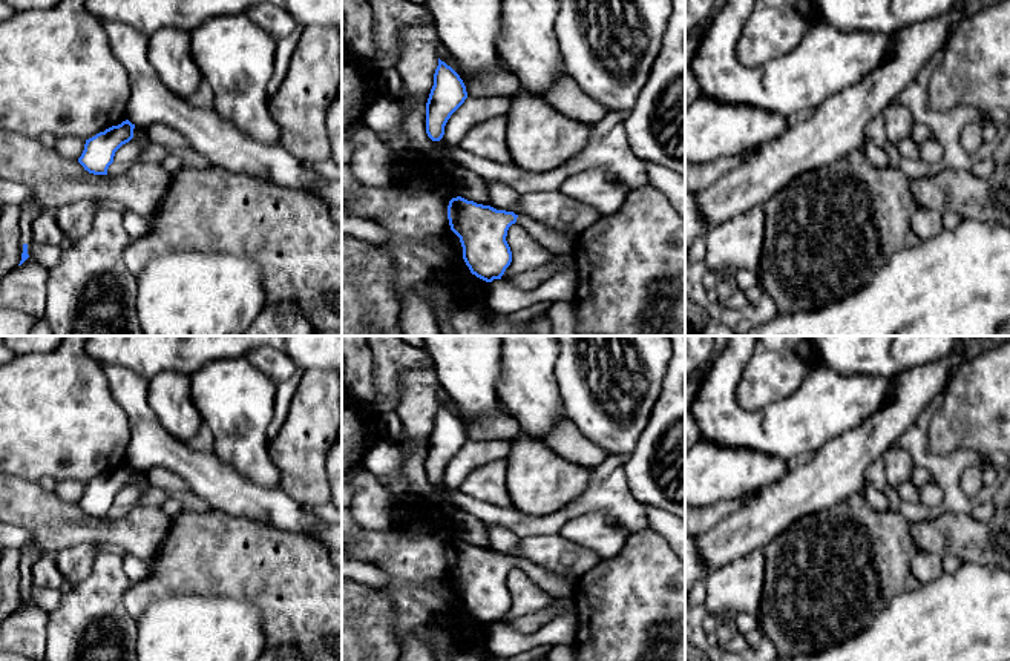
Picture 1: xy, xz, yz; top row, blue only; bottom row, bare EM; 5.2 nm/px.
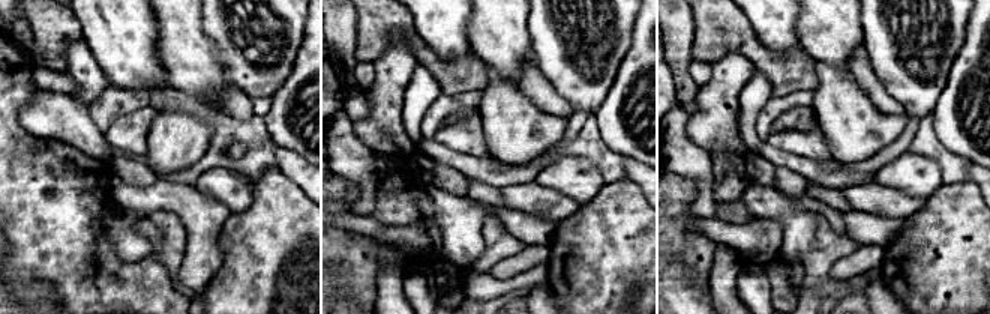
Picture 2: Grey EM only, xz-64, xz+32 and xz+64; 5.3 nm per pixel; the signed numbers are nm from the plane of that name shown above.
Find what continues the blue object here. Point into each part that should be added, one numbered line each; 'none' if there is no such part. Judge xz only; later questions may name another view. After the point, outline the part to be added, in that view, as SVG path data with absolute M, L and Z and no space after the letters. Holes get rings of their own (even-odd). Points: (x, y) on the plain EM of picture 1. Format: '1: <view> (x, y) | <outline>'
1: xz (557, 586) | M520 558L516 567L524 571L552 598L573 598L579 578L558 575L529 560Z

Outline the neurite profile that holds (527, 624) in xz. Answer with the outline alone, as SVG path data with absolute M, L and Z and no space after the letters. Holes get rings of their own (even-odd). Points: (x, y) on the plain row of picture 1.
M555 600L544 610L510 620L504 626L520 635L532 635L539 630L556 612L562 612L570 607L575 607L572 600Z

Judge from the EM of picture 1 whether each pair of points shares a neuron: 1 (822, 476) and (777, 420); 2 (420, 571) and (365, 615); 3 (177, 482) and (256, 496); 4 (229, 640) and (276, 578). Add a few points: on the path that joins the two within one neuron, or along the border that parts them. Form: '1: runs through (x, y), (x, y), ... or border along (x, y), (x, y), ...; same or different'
1: border along (840, 434), (829, 439), (811, 456); different
2: border along (377, 589), (390, 601), (393, 631), (396, 634); different
3: border along (154, 466), (175, 471), (192, 489); different
4: border along (219, 597), (250, 601), (259, 614), (264, 641); different

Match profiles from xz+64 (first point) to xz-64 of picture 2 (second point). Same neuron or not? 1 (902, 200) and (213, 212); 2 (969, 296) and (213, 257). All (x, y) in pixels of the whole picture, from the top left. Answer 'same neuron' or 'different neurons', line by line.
1: same neuron
2: different neurons

